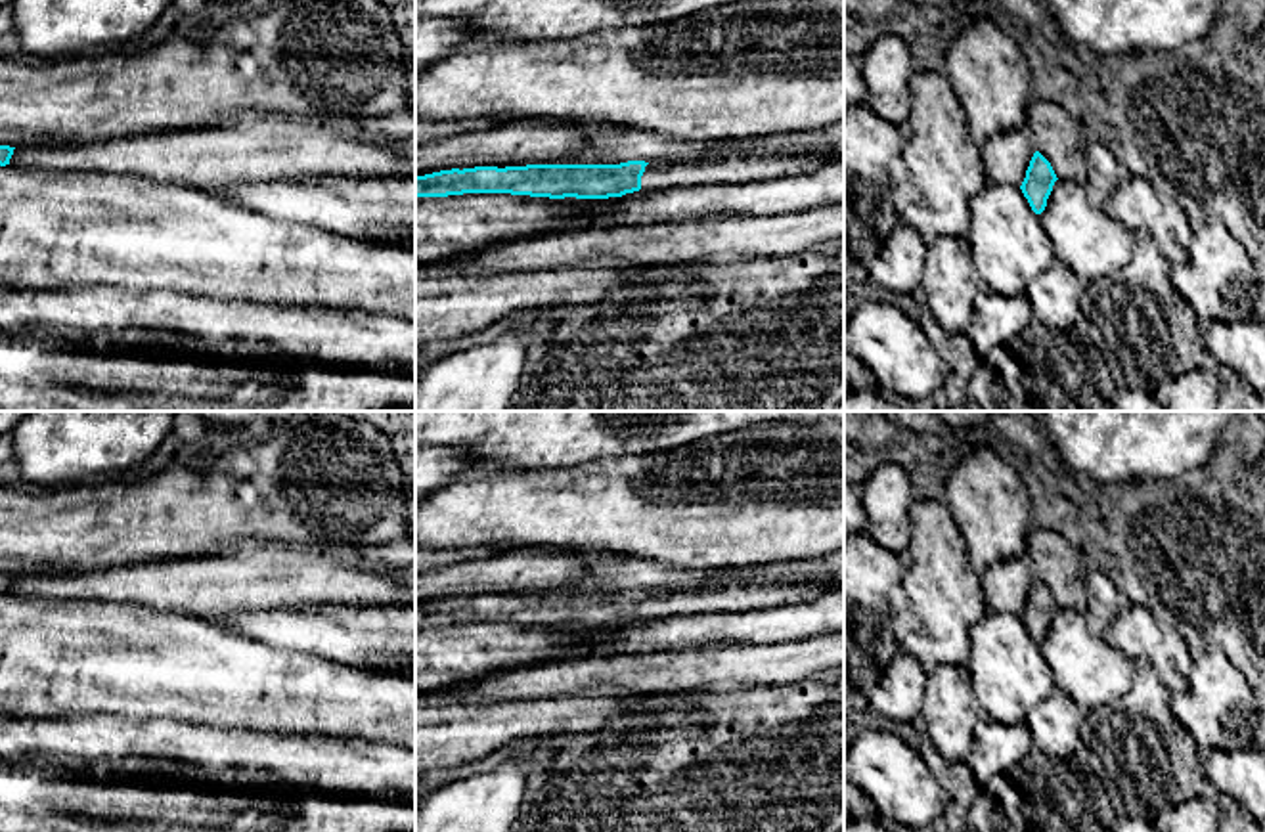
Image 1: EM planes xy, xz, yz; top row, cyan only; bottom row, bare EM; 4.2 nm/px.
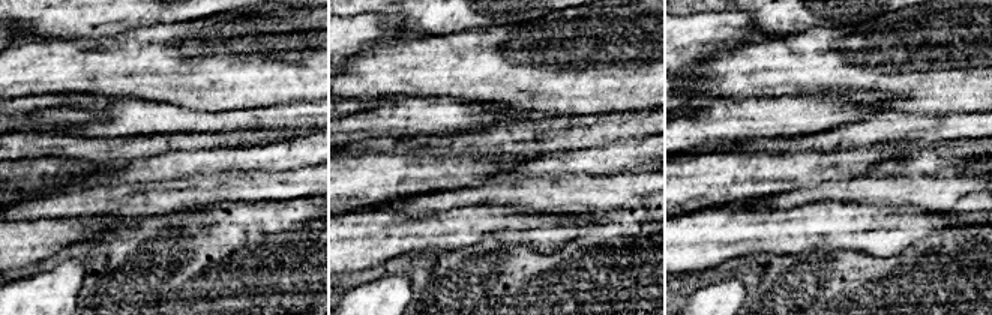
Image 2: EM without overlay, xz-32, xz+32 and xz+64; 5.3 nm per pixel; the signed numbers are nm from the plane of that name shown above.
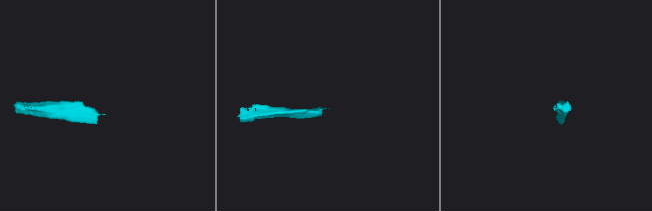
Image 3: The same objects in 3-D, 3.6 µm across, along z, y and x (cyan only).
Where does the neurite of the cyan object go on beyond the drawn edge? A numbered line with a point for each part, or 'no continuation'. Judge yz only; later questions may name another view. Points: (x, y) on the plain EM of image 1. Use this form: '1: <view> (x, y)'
no continuation

